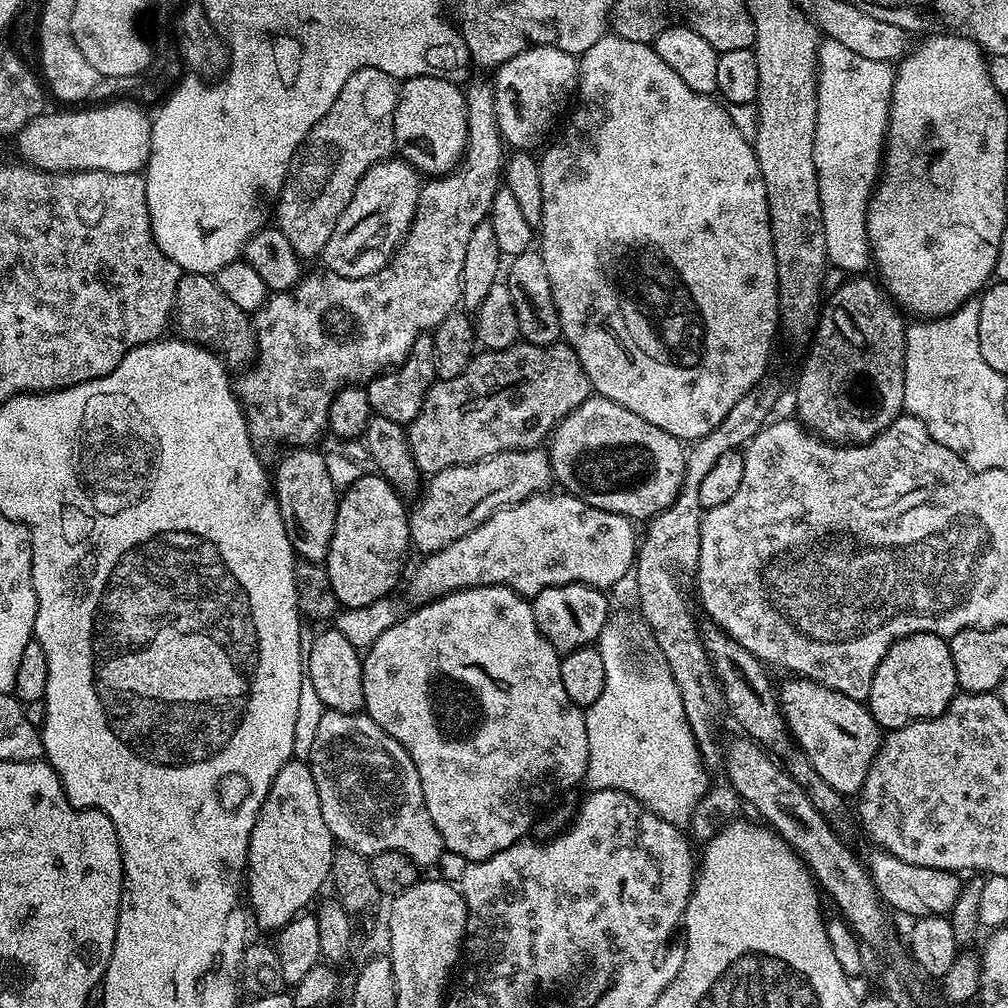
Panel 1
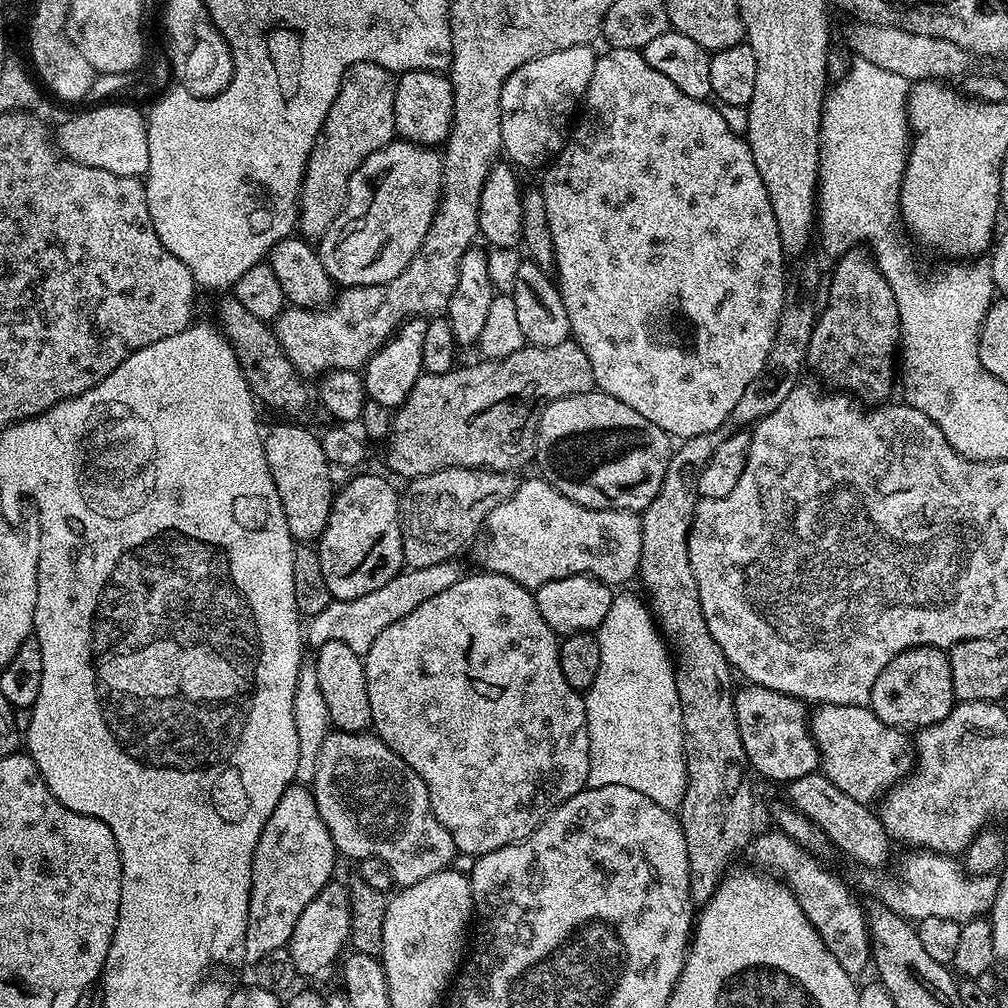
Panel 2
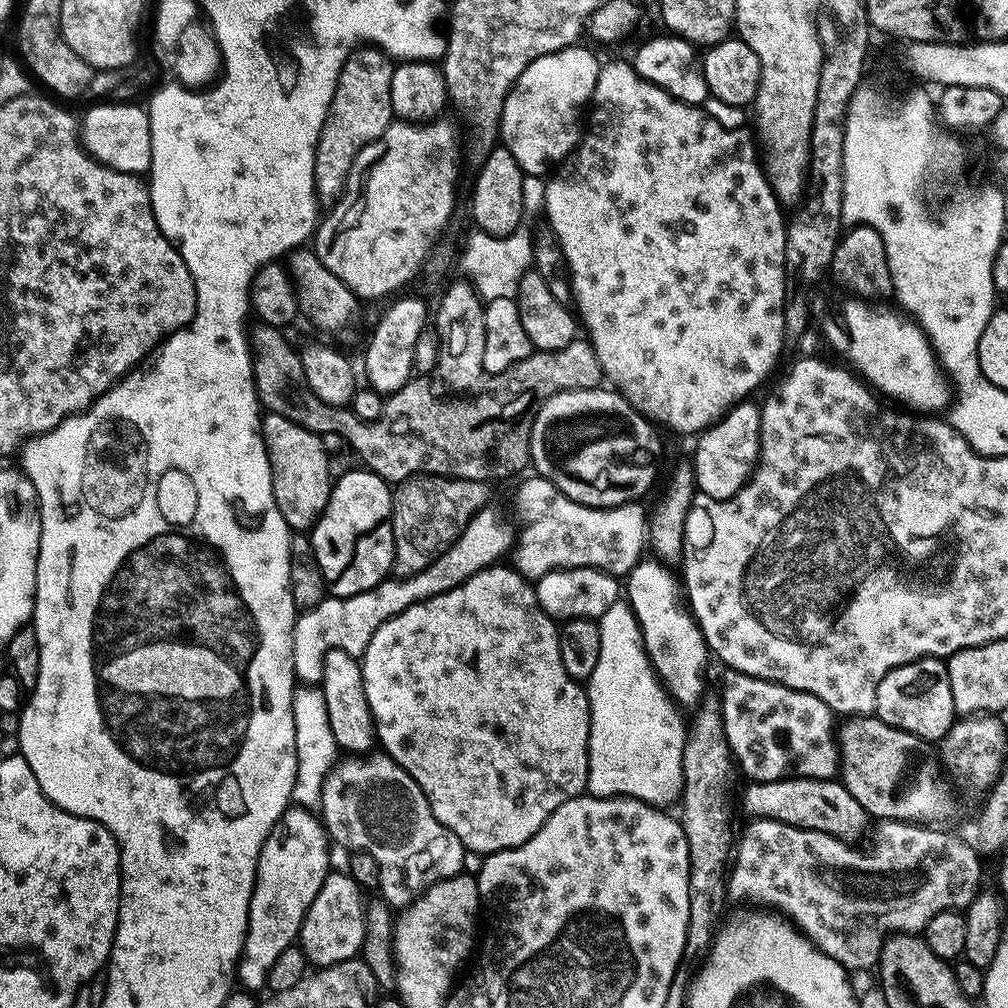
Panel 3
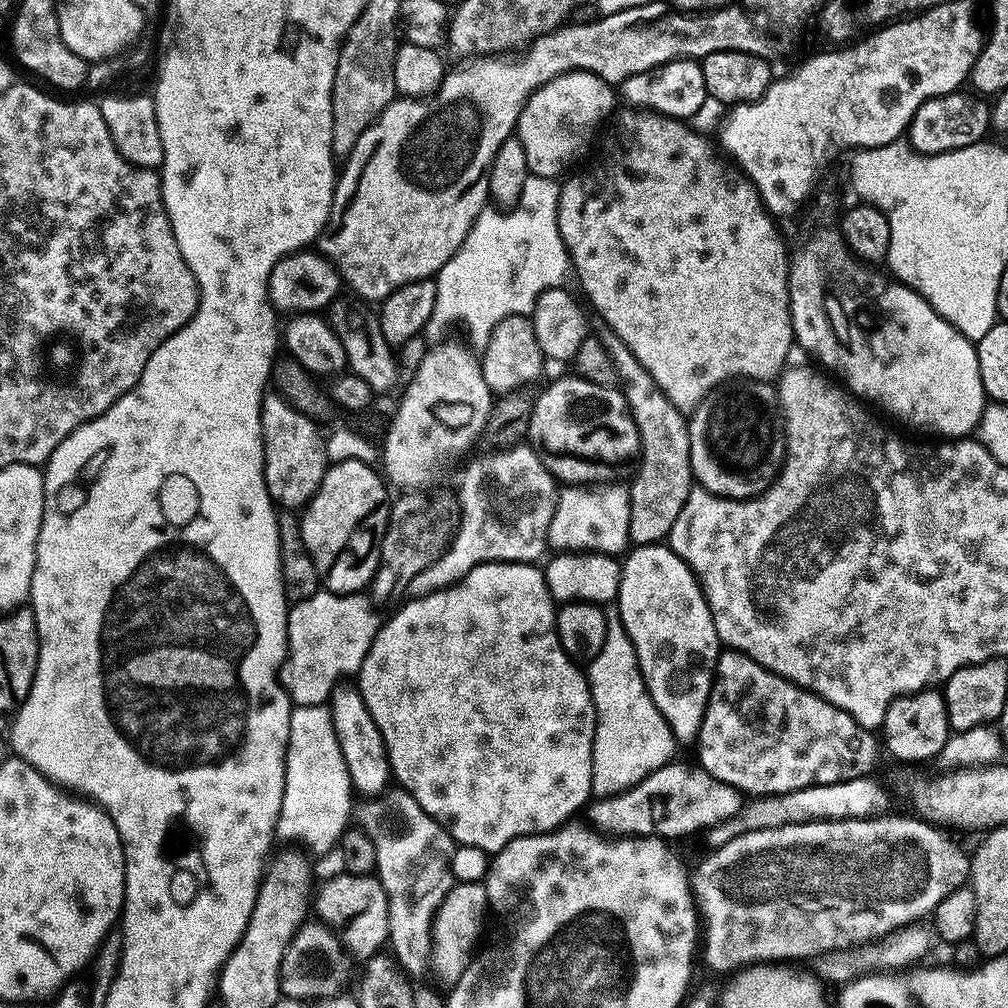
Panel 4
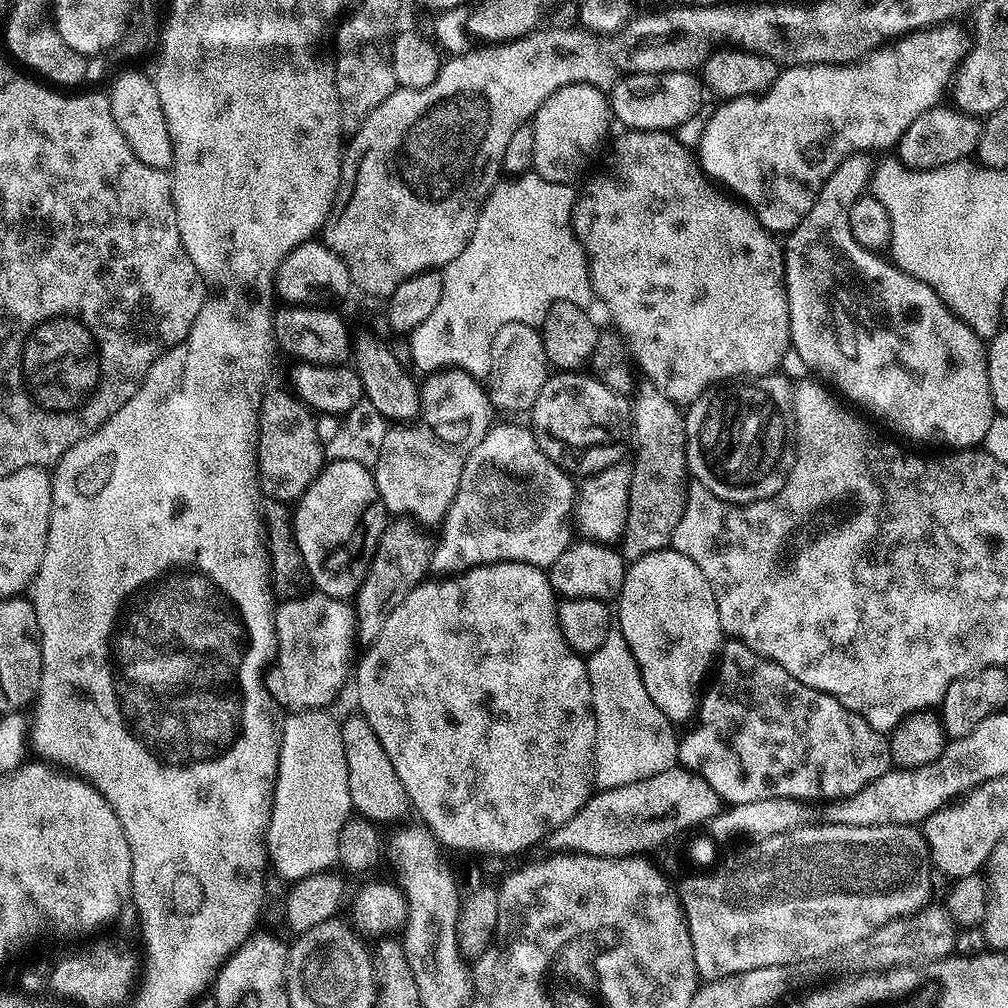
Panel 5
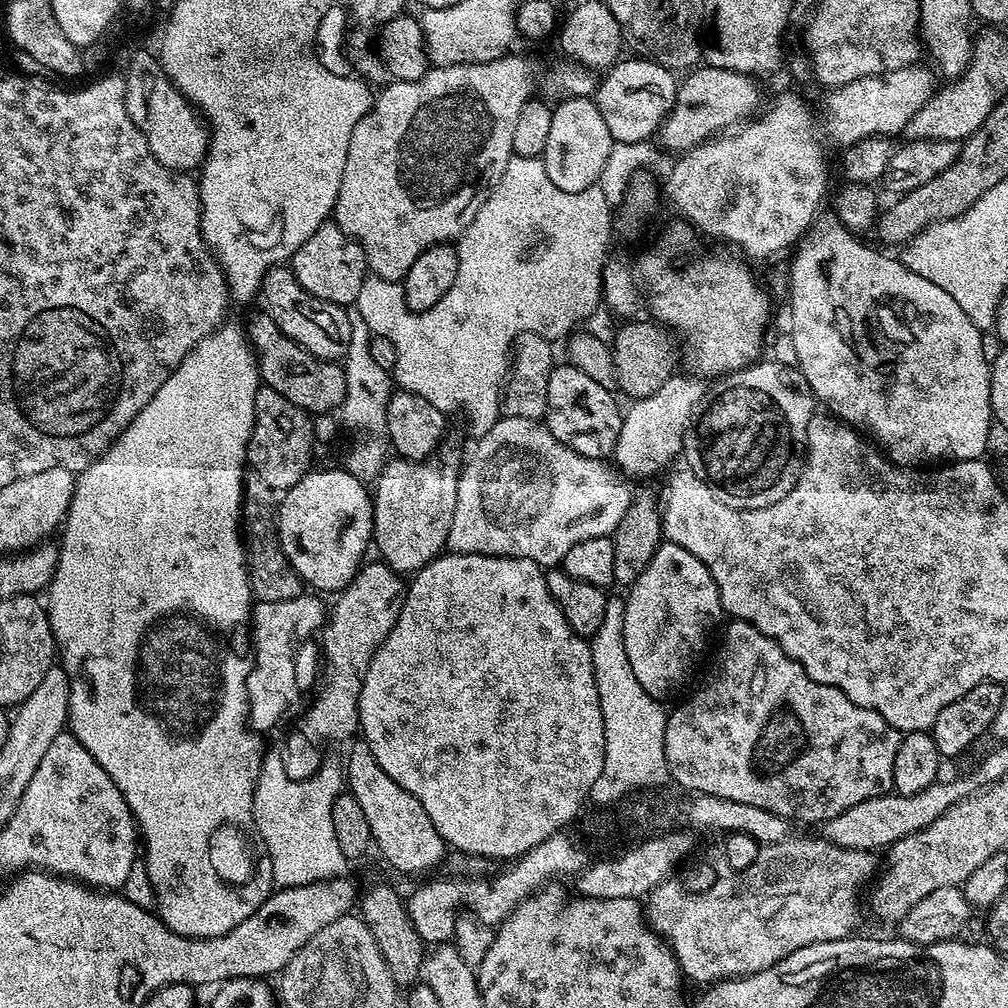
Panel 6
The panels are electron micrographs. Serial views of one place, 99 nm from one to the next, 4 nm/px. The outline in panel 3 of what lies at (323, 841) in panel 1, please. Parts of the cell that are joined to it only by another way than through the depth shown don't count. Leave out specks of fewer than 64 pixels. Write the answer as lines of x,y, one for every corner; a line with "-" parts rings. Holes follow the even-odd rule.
299,806
288,807
262,846
256,867
256,884
250,898
244,949
236,966
241,989
257,990
267,985
270,966
278,962
282,950
297,943
306,910
310,910
310,902
318,898
318,890
322,890
322,882
329,874
330,837
324,831
323,823
312,815
311,811

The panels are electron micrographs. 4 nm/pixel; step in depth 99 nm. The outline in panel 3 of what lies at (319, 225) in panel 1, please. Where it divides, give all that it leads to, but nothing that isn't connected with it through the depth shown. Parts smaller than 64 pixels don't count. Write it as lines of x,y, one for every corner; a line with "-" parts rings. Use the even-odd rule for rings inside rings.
361,46
346,58
342,66
342,74
338,74
338,86
334,90
334,98
328,107
326,122
320,131
318,146
314,154
314,180
316,182
316,194
325,205
331,206
339,200
344,192
344,187
350,174
350,166
354,166
354,158
370,142
374,142
391,124
394,123
394,113
390,102
390,78
394,67
393,57
389,56
379,46

